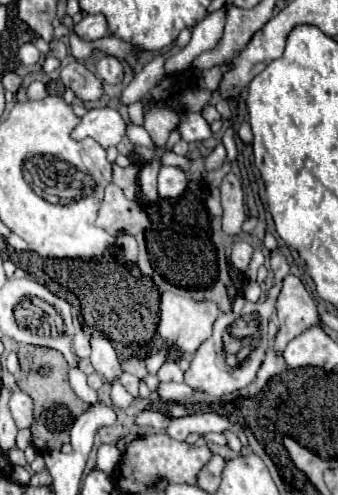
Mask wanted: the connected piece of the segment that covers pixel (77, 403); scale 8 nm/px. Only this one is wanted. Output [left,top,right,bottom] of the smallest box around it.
[18,345,88,453]

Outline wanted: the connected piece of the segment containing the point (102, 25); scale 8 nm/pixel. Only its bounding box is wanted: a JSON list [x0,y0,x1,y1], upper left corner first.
[74,15,108,41]

